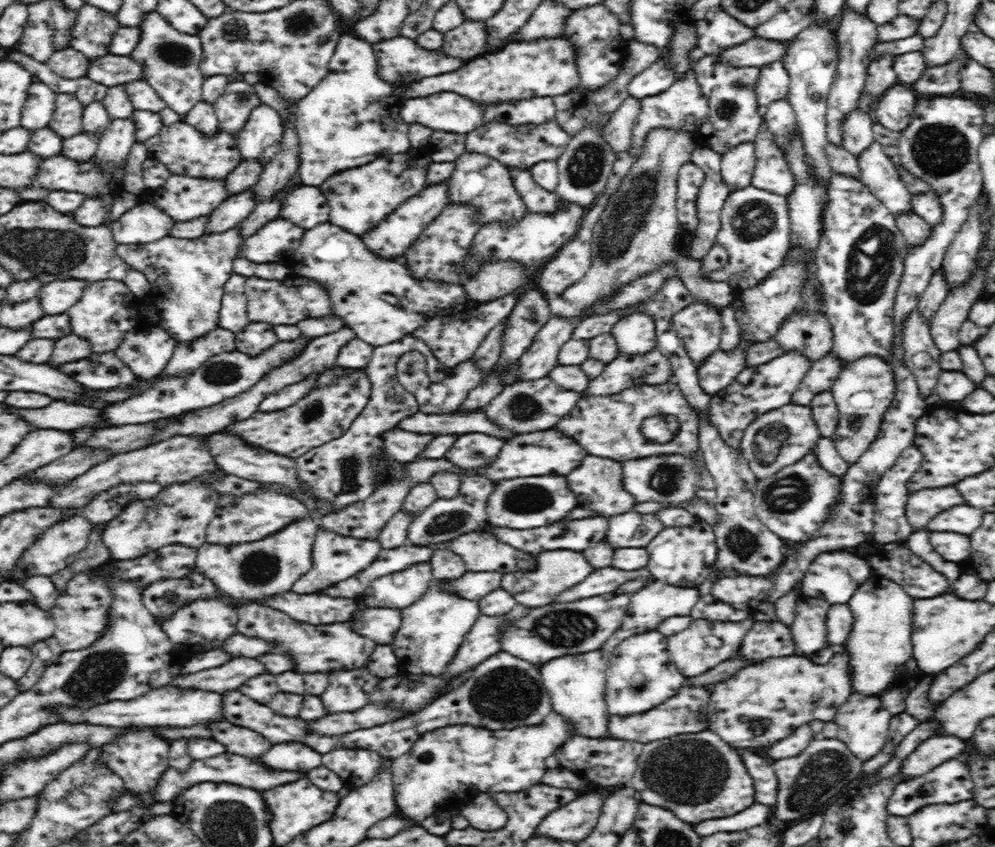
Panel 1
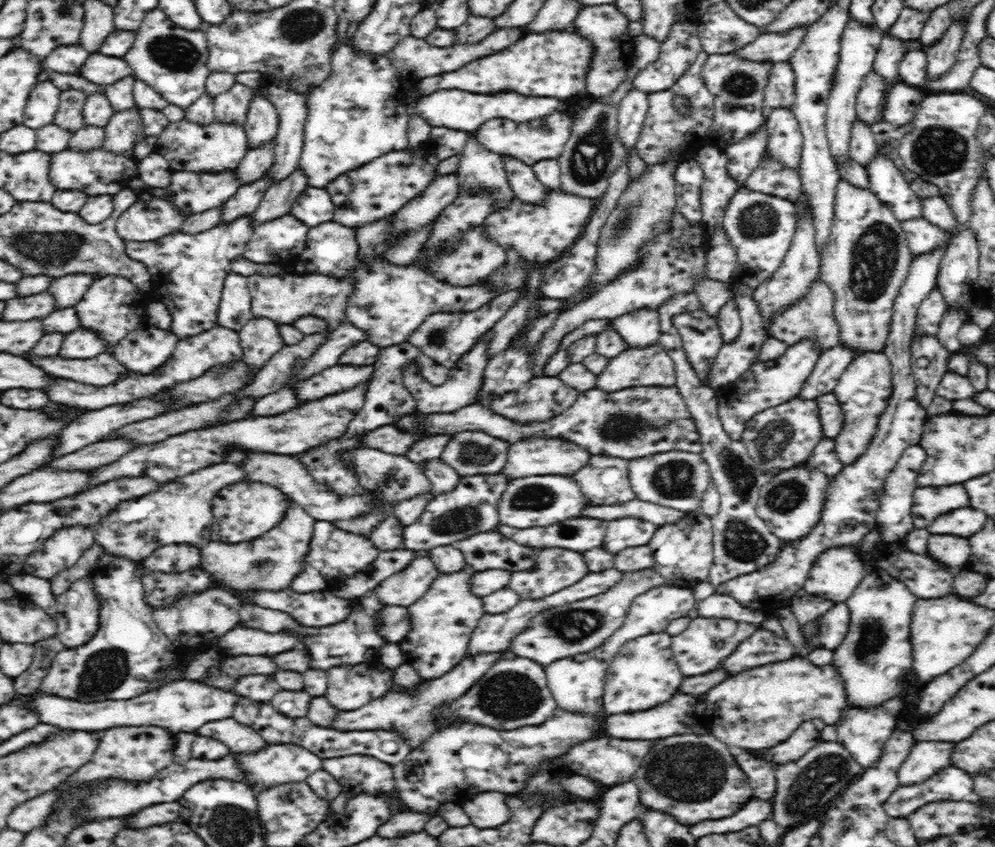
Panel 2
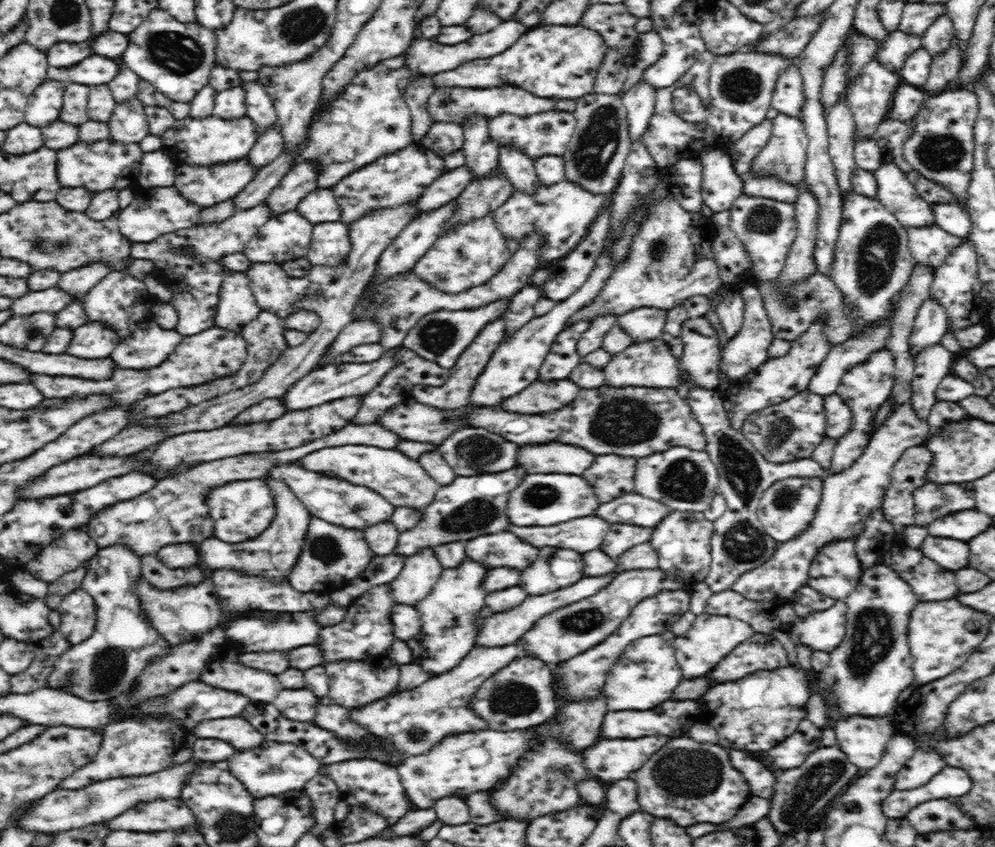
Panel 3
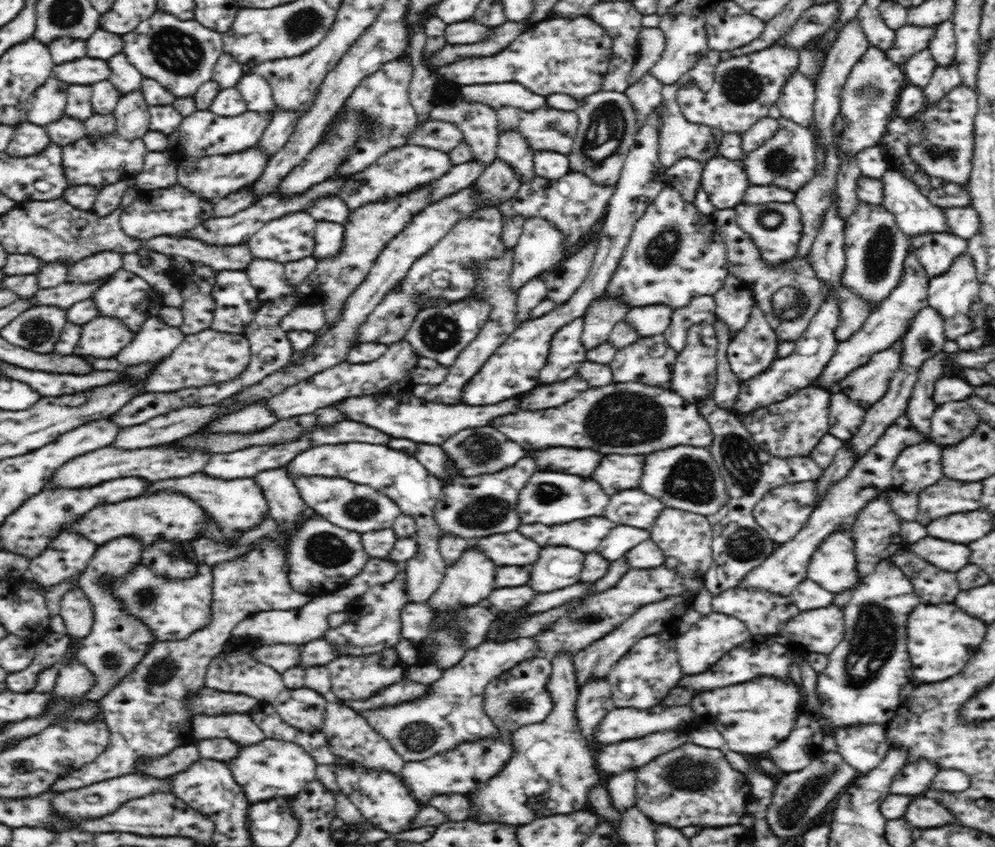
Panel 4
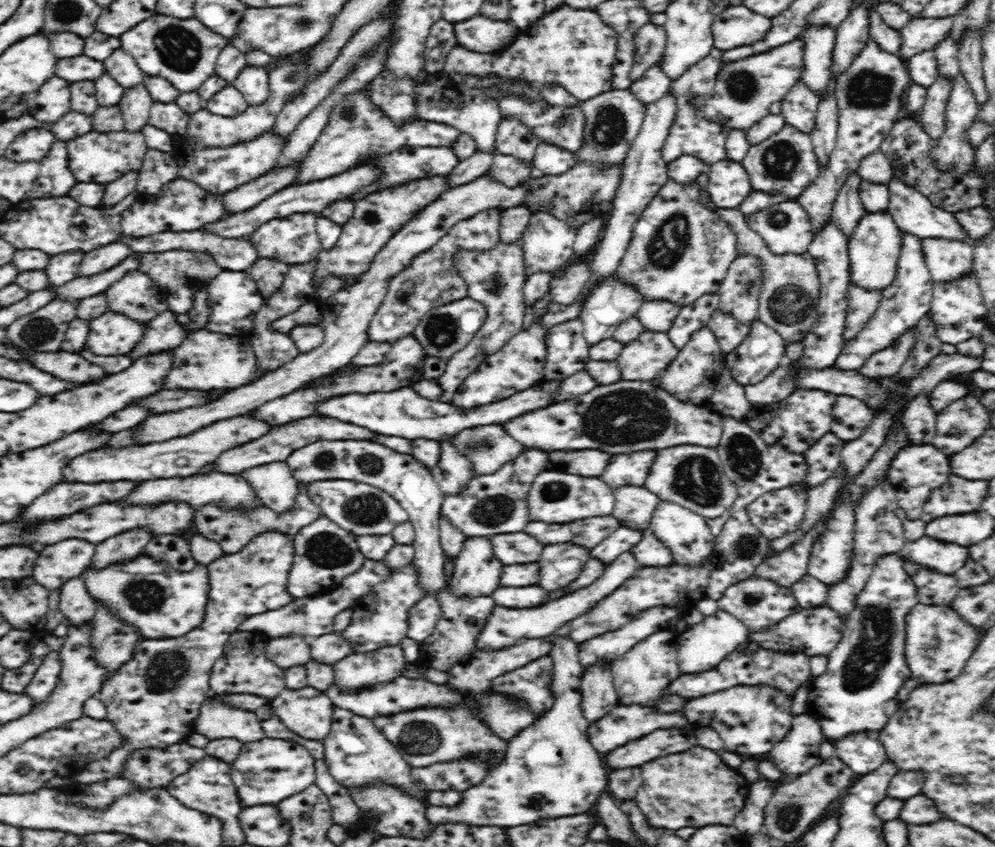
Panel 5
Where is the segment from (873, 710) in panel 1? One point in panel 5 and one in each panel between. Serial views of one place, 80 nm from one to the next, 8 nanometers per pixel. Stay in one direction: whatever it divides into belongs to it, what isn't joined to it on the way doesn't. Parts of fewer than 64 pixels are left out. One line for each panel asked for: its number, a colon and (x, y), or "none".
2: (864, 731)
3: (863, 740)
4: (863, 747)
5: (863, 753)

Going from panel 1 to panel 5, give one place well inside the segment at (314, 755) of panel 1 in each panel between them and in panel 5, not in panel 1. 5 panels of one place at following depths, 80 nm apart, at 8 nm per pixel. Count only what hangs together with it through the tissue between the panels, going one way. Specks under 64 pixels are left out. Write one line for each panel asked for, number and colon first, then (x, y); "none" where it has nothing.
2: (278, 764)
3: (274, 768)
4: (274, 768)
5: (266, 772)

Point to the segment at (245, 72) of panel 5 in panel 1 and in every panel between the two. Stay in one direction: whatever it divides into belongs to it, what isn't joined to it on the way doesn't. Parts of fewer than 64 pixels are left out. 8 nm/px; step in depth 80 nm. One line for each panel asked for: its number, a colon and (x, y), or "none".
1: (259, 139)
2: (261, 126)
3: (260, 108)
4: (257, 93)

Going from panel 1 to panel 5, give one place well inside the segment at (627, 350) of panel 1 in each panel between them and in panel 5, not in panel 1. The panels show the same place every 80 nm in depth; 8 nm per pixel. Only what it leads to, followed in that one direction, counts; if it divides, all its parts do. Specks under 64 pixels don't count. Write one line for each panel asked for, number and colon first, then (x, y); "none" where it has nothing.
2: (641, 328)
3: (646, 323)
4: (647, 320)
5: (658, 315)

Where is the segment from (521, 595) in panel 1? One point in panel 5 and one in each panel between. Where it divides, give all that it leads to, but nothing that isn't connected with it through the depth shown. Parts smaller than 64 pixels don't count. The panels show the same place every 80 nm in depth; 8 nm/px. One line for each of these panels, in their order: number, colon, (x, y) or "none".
2: (555, 569)
3: (555, 568)
4: (558, 566)
5: (559, 565)

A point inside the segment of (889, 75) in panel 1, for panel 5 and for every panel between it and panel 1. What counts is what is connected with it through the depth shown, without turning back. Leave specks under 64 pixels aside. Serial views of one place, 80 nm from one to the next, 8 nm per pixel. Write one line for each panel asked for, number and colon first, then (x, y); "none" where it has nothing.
2: (886, 62)
3: (894, 51)
4: (909, 39)
5: (920, 34)

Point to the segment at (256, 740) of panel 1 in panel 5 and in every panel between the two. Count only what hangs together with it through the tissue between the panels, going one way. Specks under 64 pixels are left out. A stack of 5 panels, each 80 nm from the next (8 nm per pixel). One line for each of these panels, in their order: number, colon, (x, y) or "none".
2: (241, 739)
3: (236, 731)
4: (239, 727)
5: (215, 720)

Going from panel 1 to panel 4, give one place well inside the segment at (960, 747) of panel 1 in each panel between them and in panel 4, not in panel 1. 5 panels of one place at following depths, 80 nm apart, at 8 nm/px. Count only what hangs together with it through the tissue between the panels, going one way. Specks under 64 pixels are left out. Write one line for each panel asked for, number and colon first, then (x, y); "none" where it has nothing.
2: (927, 758)
3: (925, 763)
4: (915, 776)

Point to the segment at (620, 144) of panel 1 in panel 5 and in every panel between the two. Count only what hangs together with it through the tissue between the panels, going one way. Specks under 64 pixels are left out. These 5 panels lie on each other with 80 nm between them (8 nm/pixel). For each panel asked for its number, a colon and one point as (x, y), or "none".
2: (632, 109)
3: (639, 101)
4: (644, 95)
5: (654, 83)

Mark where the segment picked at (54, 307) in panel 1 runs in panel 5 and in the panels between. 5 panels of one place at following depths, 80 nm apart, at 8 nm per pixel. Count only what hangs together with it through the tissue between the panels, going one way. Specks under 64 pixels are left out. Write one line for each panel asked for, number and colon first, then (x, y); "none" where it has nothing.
2: (67, 291)
3: (77, 282)
4: (102, 265)
5: (100, 260)

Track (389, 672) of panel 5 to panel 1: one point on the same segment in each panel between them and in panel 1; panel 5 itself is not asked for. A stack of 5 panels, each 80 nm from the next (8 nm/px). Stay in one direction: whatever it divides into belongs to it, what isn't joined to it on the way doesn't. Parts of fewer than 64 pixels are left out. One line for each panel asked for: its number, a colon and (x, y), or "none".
1: (349, 690)
2: (349, 687)
3: (353, 683)
4: (353, 677)

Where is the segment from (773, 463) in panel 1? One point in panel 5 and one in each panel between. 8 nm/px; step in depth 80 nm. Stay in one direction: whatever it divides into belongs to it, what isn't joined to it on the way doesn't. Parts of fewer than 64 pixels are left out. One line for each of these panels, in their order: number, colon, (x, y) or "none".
2: (782, 436)
3: (790, 430)
4: (793, 427)
5: (796, 422)

